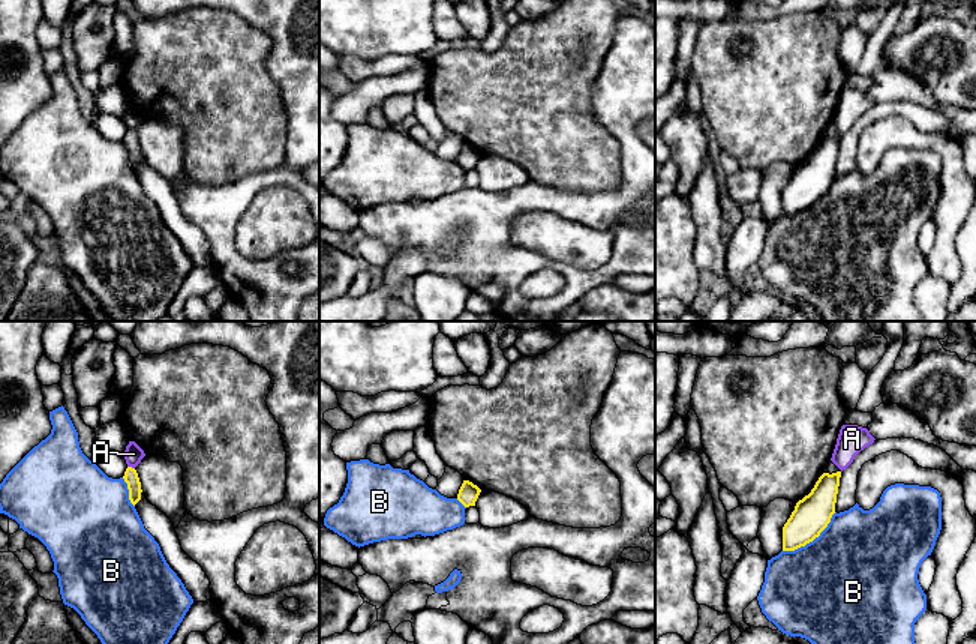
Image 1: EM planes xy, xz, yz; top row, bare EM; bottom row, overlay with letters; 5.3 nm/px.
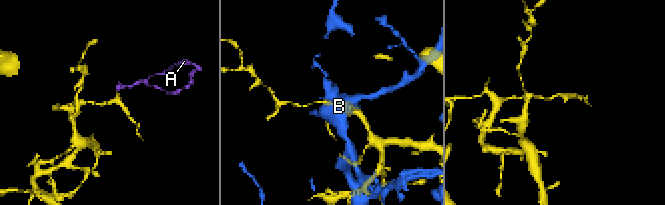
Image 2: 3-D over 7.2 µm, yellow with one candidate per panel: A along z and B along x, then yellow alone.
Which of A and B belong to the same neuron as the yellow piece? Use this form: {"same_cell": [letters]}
{"same_cell": ["A"]}

